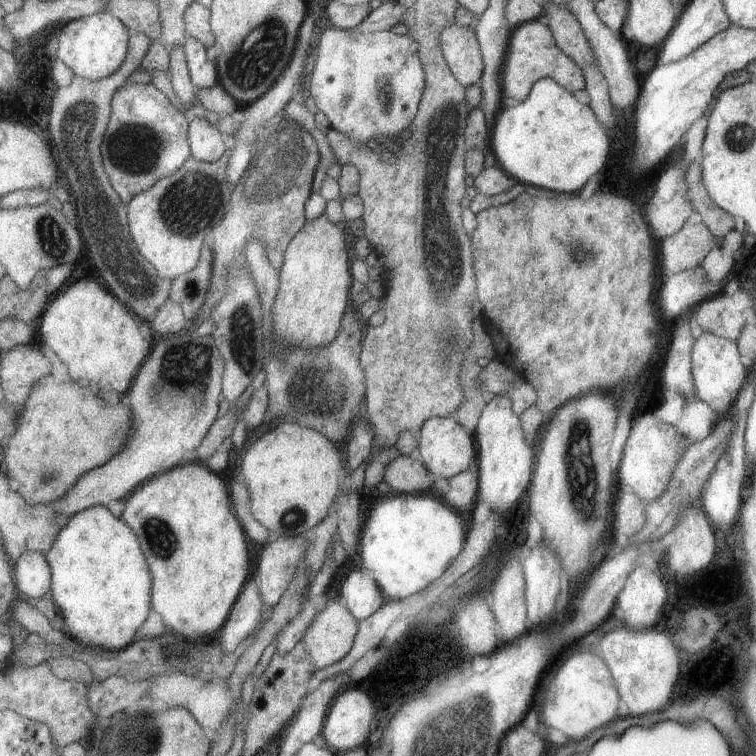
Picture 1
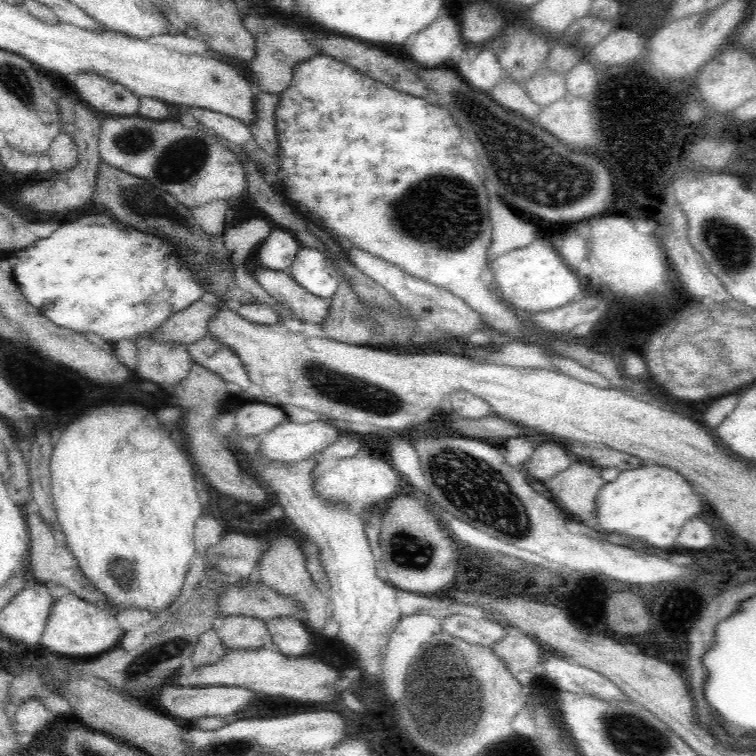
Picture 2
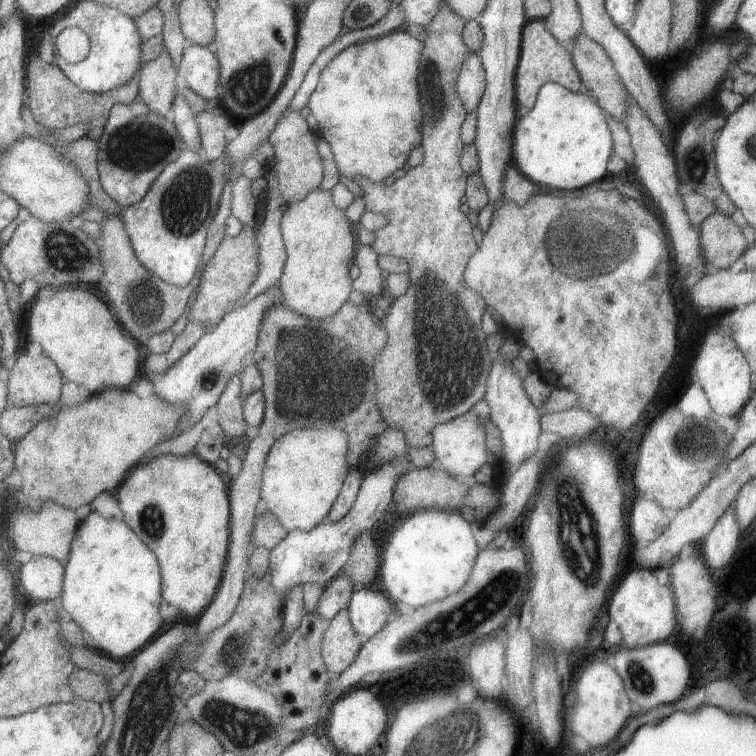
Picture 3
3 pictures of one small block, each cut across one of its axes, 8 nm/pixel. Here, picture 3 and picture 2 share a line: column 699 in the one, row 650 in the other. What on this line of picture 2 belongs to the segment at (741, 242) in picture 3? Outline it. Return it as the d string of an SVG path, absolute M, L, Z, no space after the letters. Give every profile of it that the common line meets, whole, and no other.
M224 616L216 626L216 634L226 654L230 650L266 648L272 642L266 622L252 616Z

